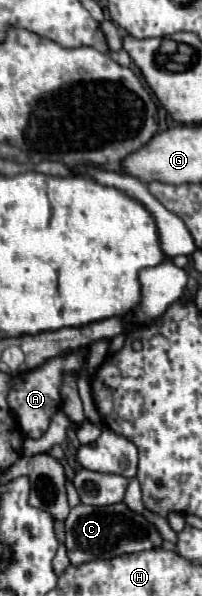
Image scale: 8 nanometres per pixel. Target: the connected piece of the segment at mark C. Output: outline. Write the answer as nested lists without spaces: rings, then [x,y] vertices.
[[[115,503],[109,507],[89,507],[89,505],[73,507],[65,521],[65,535],[67,535],[65,541],[67,555],[71,565],[75,567],[89,561],[139,553],[163,545],[163,537],[159,529],[145,515],[131,511],[125,503]]]

